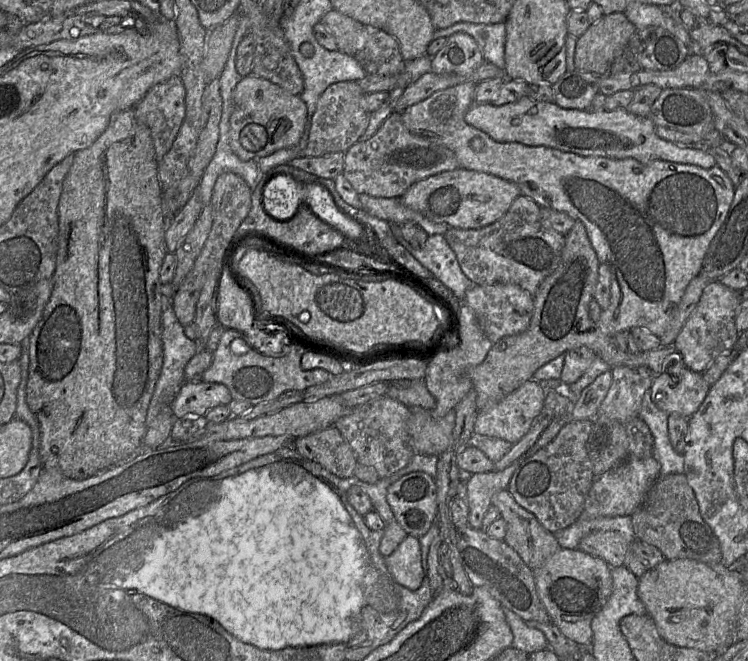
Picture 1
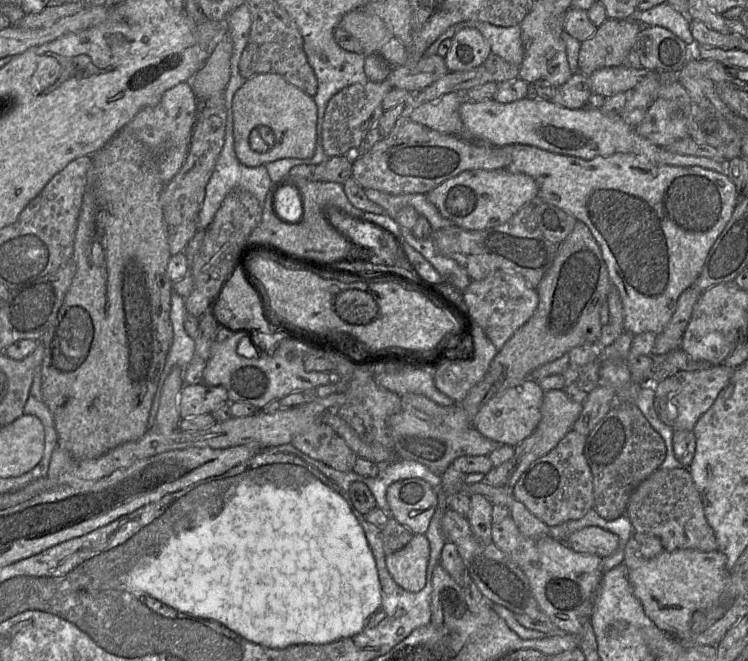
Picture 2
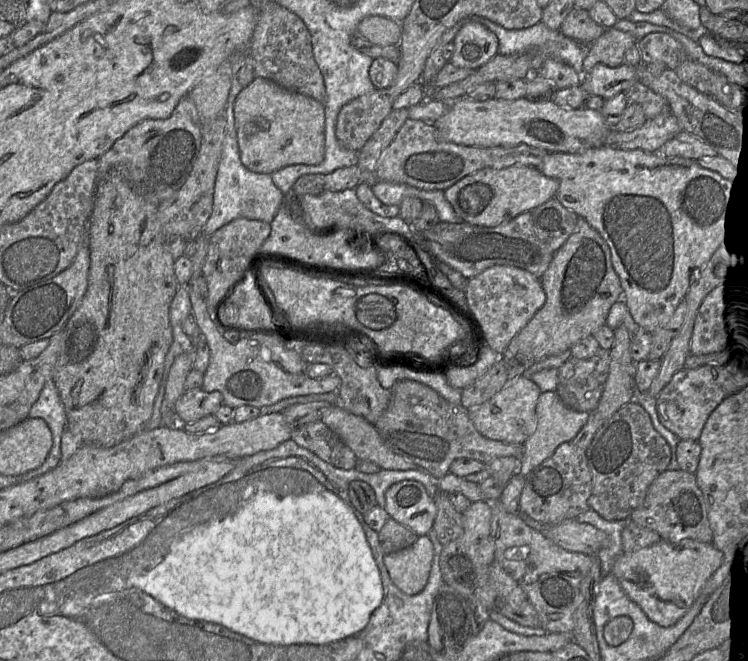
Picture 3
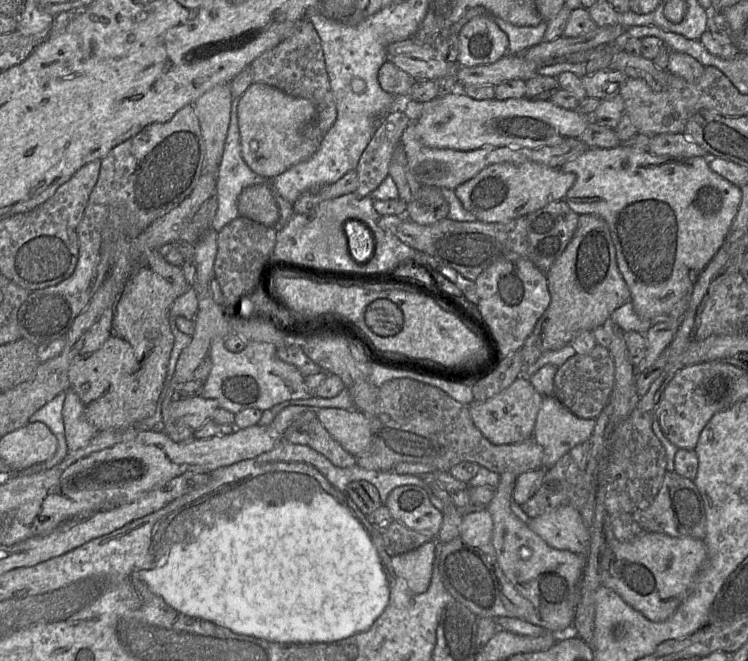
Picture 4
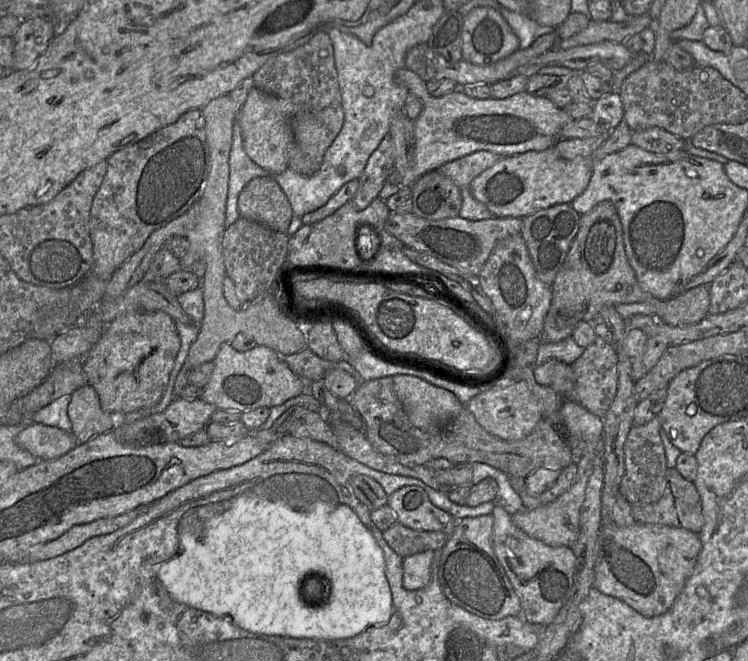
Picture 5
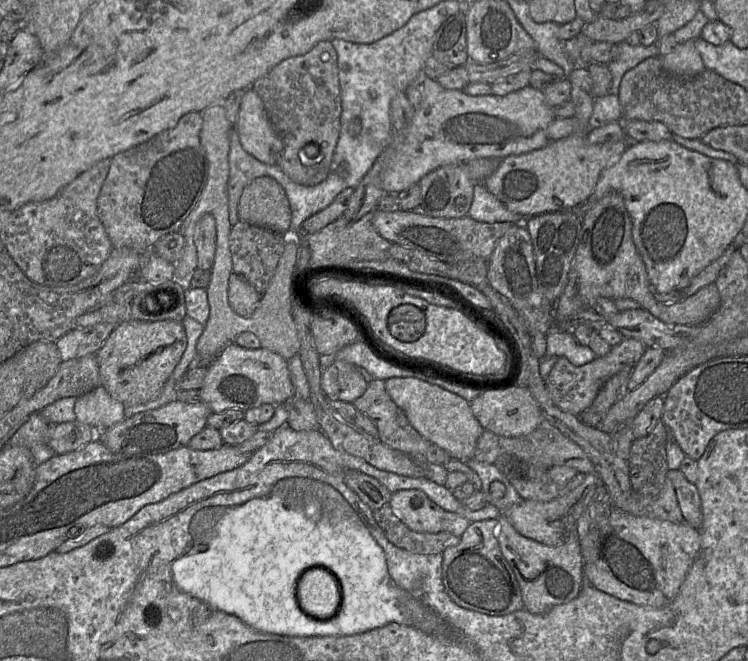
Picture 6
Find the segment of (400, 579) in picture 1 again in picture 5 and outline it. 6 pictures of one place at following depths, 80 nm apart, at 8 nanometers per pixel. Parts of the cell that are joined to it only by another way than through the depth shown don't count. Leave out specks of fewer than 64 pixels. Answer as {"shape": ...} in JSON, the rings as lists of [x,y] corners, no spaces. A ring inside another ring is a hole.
{"shape":[[[427,550],[403,558],[403,585],[416,591],[428,585],[431,579],[431,563],[434,550]]]}

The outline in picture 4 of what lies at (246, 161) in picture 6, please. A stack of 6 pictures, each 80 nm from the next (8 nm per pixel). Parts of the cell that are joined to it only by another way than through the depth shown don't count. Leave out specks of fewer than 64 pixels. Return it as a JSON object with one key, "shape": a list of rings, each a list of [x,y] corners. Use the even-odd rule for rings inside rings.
{"shape":[[[232,97],[231,119],[224,145],[222,160],[216,177],[217,211],[211,223],[211,229],[218,232],[231,221],[239,217],[238,197],[246,187],[255,184],[268,184],[269,182],[269,179],[253,172],[242,158],[237,120],[237,99],[238,98]]]}

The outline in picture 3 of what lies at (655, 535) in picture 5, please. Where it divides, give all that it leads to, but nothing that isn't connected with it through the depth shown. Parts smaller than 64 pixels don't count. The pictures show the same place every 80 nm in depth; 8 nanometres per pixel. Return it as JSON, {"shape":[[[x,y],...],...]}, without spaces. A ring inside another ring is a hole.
{"shape":[[[684,539],[679,543],[660,540],[634,553],[622,553],[615,561],[611,573],[627,596],[645,613],[647,618],[662,627],[674,625],[690,609],[702,587],[723,562],[723,554],[712,543]]]}

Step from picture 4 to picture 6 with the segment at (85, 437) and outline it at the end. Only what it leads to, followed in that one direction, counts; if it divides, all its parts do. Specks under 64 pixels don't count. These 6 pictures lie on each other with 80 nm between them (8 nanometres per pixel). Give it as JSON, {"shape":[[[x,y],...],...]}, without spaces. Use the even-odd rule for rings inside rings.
{"shape":[[[103,386],[77,398],[74,412],[81,423],[107,430],[126,418],[126,406],[111,397]]]}

